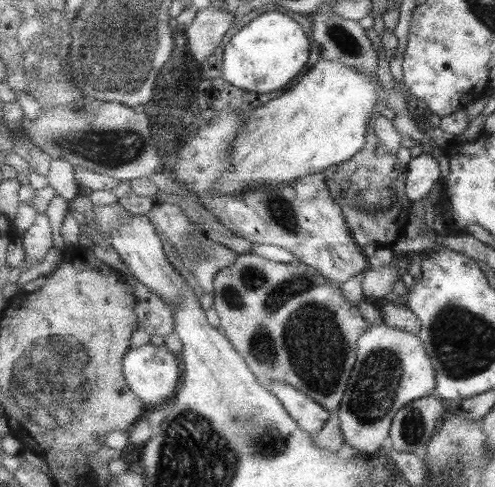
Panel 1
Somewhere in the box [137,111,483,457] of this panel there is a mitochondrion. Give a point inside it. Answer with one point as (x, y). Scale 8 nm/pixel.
(297, 331)

